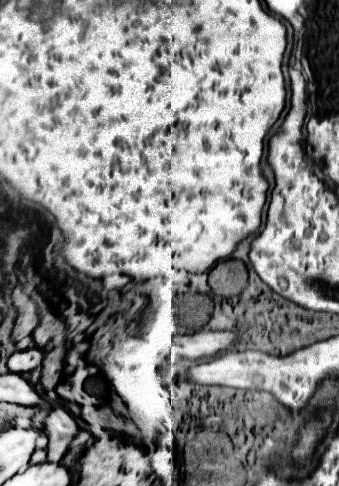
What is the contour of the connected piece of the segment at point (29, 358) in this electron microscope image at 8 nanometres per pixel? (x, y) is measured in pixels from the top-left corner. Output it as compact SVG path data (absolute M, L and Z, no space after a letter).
M29 348L25 352L15 352L9 360L7 366L11 372L15 374L23 374L23 372L31 372L35 368L41 368L43 364L43 352L39 348Z

